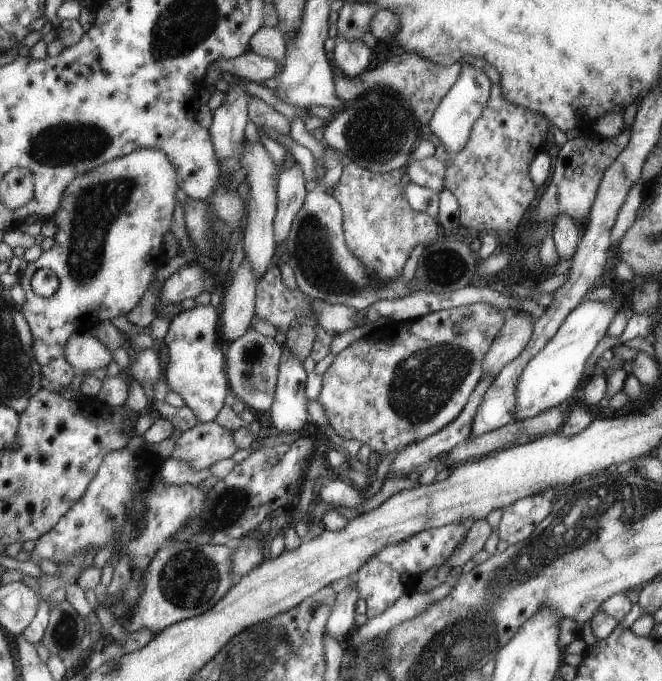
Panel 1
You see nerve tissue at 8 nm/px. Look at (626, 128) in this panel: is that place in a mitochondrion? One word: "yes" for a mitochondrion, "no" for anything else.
no

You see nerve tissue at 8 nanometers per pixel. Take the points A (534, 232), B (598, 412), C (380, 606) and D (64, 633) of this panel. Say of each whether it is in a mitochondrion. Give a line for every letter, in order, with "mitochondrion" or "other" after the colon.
A: mitochondrion
B: other
C: other
D: mitochondrion

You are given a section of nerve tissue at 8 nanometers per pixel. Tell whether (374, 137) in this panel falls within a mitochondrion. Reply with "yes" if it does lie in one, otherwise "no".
yes

